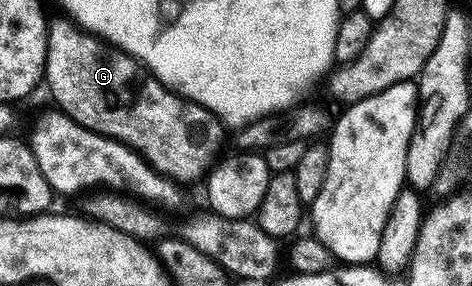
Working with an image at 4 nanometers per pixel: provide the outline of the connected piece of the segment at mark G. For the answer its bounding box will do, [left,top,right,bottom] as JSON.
[44,18,226,184]

